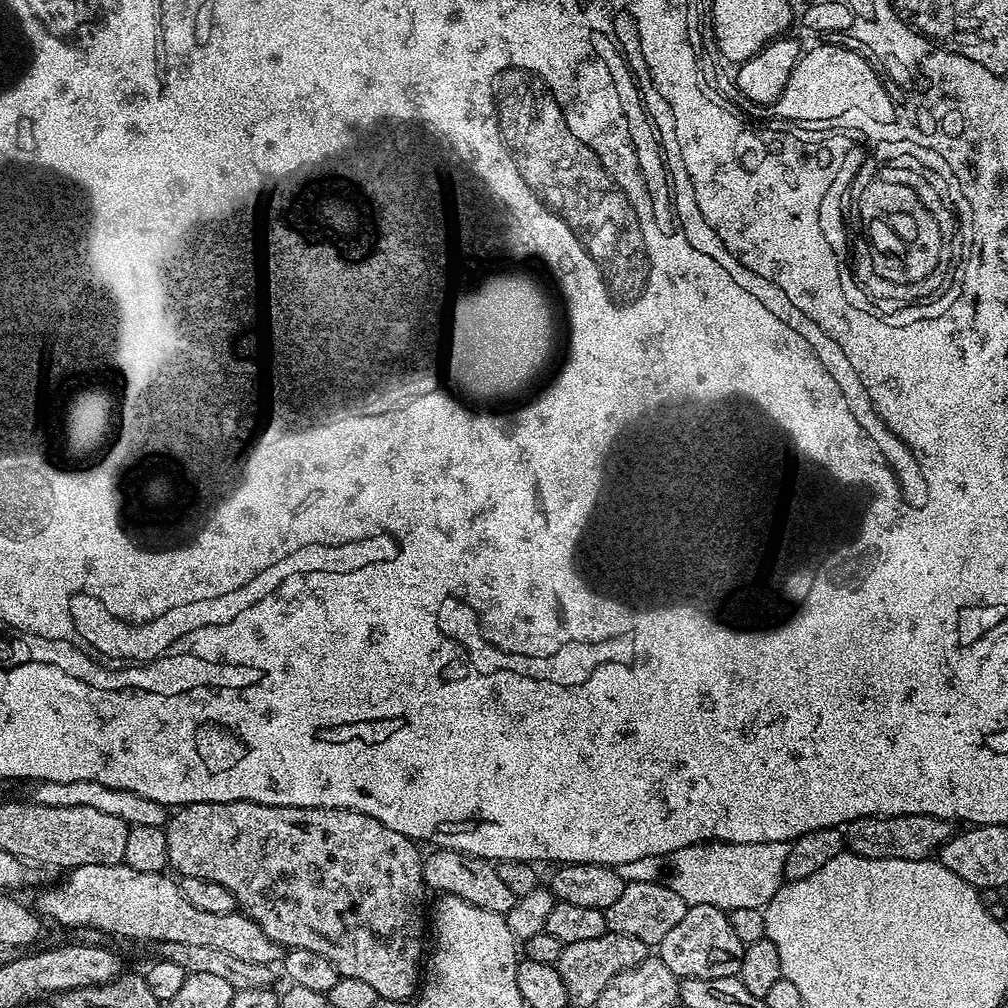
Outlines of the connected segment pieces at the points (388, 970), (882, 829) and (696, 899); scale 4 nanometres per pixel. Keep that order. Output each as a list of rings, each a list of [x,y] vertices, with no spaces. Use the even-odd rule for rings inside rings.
[[[249,800],[238,802],[198,802],[177,807],[169,815],[168,823],[163,827],[166,834],[166,850],[168,863],[173,873],[190,878],[206,878],[206,882],[218,882],[218,886],[226,886],[238,901],[239,911],[243,912],[281,949],[301,948],[314,950],[314,954],[322,954],[322,958],[334,962],[334,970],[346,978],[358,978],[376,991],[379,998],[398,998],[411,1001],[417,995],[422,983],[422,961],[426,956],[426,940],[424,944],[424,924],[426,928],[426,908],[424,912],[424,862],[419,852],[417,841],[408,836],[398,834],[398,830],[390,830],[390,826],[382,826],[378,818],[370,818],[361,812],[345,808],[299,808],[298,806],[266,806]]]
[[[859,816],[843,829],[847,851],[866,858],[926,860],[954,834],[949,821],[933,816]]]
[[[705,842],[674,850],[670,854],[637,858],[635,862],[615,865],[615,870],[625,884],[654,882],[674,890],[674,894],[678,894],[690,906],[718,906],[729,913],[747,908],[763,909],[764,905],[770,902],[770,898],[774,898],[780,885],[785,883],[787,853],[788,844],[782,842]]]

